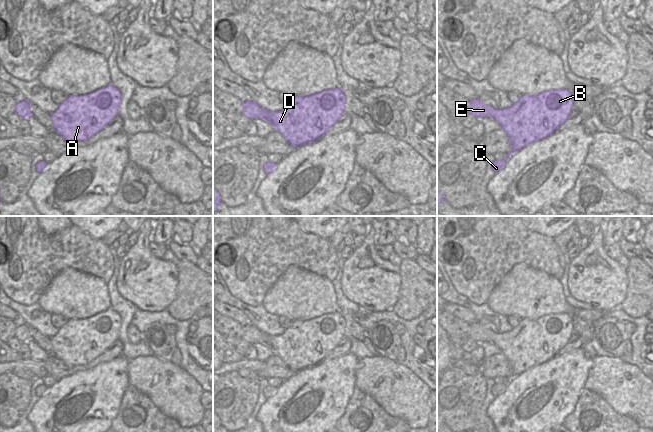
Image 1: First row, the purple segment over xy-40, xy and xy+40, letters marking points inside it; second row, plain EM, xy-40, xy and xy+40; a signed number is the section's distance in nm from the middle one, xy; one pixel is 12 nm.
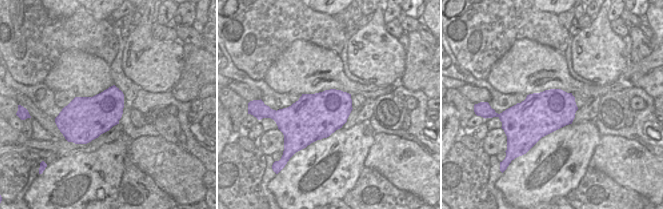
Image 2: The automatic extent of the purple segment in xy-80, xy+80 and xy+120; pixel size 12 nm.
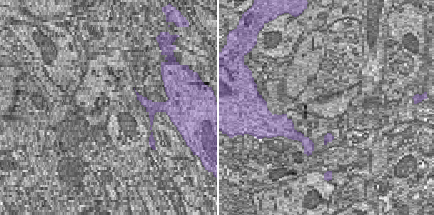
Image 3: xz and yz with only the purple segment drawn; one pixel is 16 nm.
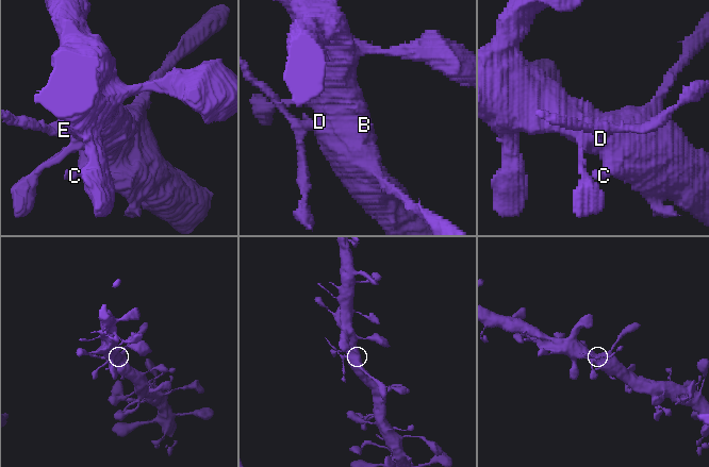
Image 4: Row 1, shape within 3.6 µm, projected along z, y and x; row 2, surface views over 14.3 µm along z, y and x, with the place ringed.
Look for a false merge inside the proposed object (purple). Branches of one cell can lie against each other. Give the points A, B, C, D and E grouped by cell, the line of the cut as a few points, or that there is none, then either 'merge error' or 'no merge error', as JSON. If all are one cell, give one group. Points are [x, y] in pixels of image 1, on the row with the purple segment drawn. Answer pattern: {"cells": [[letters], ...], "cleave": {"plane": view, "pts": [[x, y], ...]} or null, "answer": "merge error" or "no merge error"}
{"cells": [["A", "B", "C", "D"], ["E"]], "cleave": {"plane": "xy", "pts": [[272, 112], [269, 122]]}, "answer": "merge error"}

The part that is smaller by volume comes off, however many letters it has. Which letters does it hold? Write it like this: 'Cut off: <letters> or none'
Cut off: E

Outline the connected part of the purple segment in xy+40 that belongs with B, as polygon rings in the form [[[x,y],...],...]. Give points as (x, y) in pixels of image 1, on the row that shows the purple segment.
[[[552,89],[537,95],[521,95],[519,100],[508,108],[497,109],[494,120],[505,132],[510,151],[503,160],[495,160],[491,166],[495,173],[503,169],[508,158],[529,144],[543,140],[553,134],[568,119],[572,109],[572,92],[566,89]]]

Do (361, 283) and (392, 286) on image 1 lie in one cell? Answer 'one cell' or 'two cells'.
one cell

